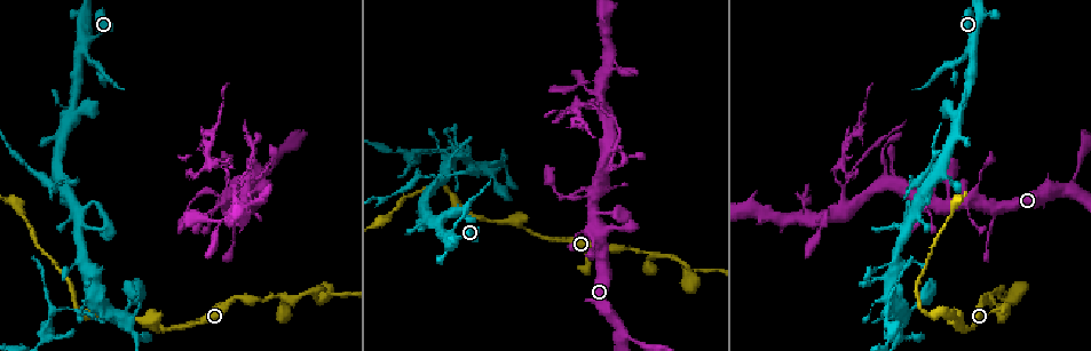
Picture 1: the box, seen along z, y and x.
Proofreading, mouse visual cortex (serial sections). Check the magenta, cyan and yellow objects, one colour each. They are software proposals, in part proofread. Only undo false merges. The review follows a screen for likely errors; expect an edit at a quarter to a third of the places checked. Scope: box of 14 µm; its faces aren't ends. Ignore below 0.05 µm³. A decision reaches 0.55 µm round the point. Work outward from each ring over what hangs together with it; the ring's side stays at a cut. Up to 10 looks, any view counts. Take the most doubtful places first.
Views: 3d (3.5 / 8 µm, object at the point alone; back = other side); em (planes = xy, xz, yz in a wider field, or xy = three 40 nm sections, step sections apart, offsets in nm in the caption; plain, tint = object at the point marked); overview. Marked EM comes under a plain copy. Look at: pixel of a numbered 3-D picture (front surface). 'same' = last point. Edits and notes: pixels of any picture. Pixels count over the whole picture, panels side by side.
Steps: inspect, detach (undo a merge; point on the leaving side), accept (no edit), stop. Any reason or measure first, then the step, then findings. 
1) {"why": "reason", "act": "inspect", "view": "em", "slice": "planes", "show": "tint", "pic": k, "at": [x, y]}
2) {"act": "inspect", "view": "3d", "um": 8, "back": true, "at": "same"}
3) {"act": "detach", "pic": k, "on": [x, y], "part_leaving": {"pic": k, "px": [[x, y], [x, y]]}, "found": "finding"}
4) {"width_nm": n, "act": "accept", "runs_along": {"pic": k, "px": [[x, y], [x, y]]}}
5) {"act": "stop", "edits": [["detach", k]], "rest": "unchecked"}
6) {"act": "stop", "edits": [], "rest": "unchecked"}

{"why": "a narrow waist", "act": "inspect", "view": "3d", "um": 3.5, "pic": 1, "at": [434, 189]}

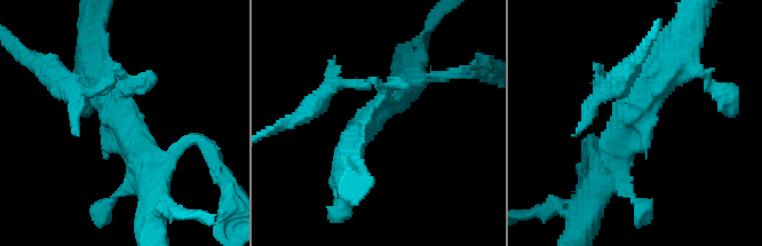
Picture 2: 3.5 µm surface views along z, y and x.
{"act": "inspect", "view": "em", "slice": "xy", "step": 5, "show": "tint", "pic": 2, "at": [112, 113]}

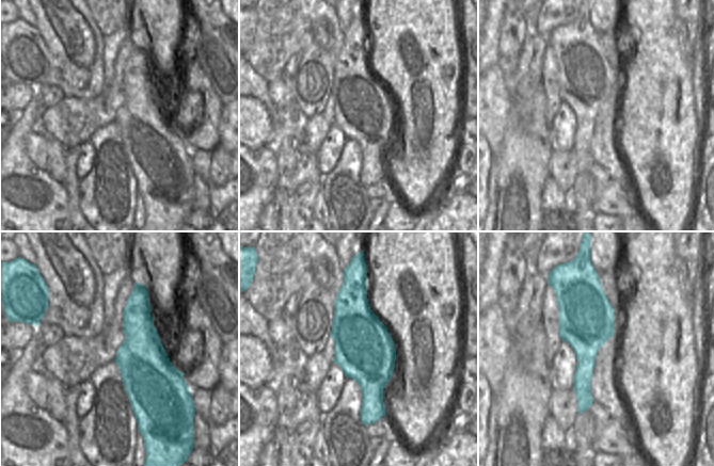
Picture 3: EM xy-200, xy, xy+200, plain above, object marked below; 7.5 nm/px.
{"why": "another direction", "act": "inspect", "view": "em", "slice": "xy", "step": 1, "show": "tint", "at": "same"}

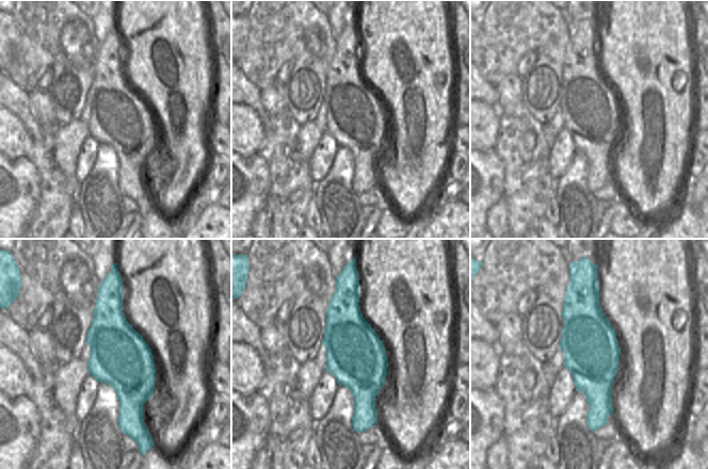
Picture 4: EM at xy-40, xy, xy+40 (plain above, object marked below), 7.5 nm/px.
{"width_nm": 460, "act": "detach", "pic": 2, "on": [339, 80], "part_leaving": {"pic": 2, "px": [[380, 98], [376, 84], [334, 84], [307, 110]]}, "found": "a second cell is stuck on"}

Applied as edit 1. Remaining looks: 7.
{"why": "calibre changes", "act": "inspect", "view": "3d", "um": 3.5, "pic": 1, "at": [78, 309]}

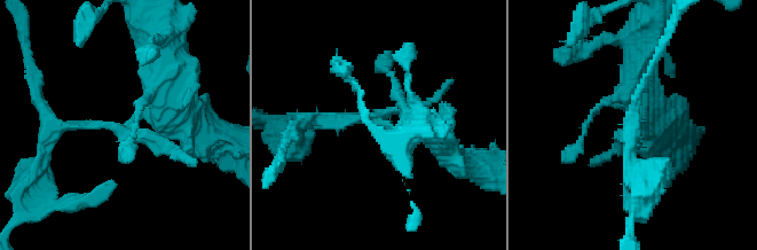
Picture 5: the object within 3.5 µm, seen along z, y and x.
{"act": "inspect", "view": "em", "slice": "xy", "step": 2, "show": "tint", "pic": 5, "at": [382, 121]}

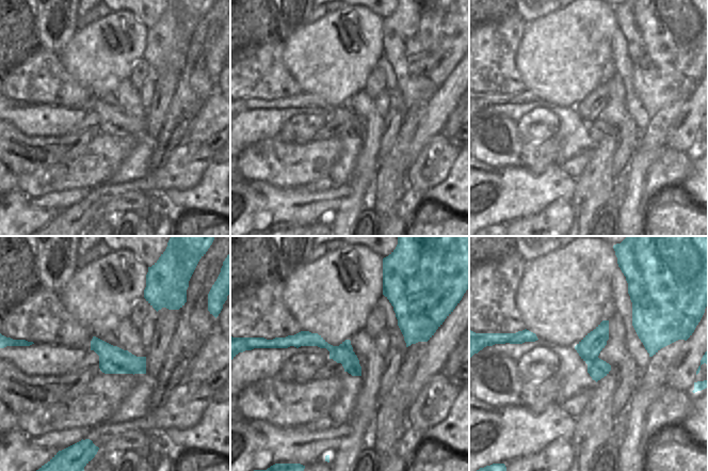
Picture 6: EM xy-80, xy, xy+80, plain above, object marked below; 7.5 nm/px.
{"act": "detach", "pic": 5, "on": [154, 147], "found": "two cells meet here"}

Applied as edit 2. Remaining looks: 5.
{"why": "sudden change in width", "act": "inspect", "view": "3d", "um": 3.5, "pic": 1, "at": [997, 293]}

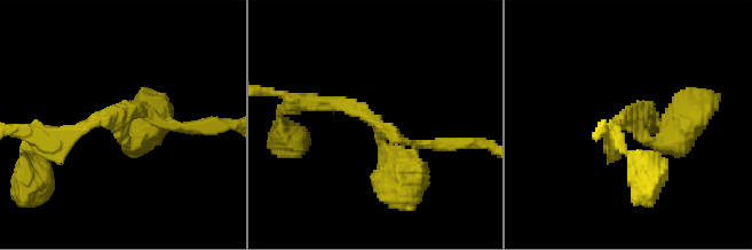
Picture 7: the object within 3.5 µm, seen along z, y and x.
{"arms": 3, "arm_widths_nm": [150, 200, 350], "act": "inspect", "view": "em", "slice": "xy", "step": 2, "show": "tint", "pic": 7, "at": [634, 120]}

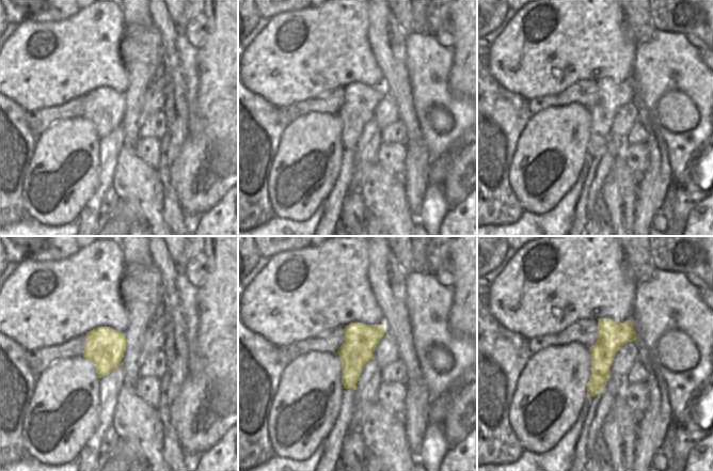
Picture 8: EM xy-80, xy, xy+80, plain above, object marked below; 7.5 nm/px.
{"act": "accept", "found": "continuous, no second cell"}

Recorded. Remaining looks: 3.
{"why": "calibre changes", "act": "inspect", "view": "3d", "um": 3.5, "pic": 1, "at": [963, 57]}

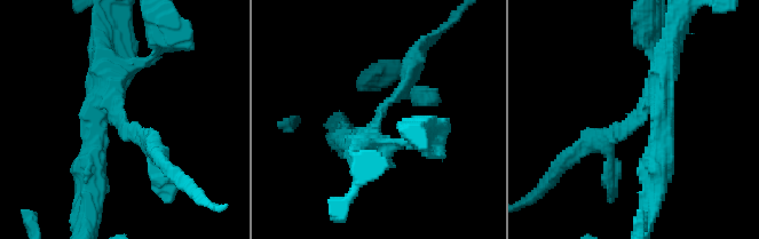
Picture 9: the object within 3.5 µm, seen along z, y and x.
{"arm_widths_nm": [200, 350], "why": "shape alone is not enough", "act": "inspect", "view": "em", "slice": "planes", "show": "tint", "pic": 9, "at": [379, 115]}

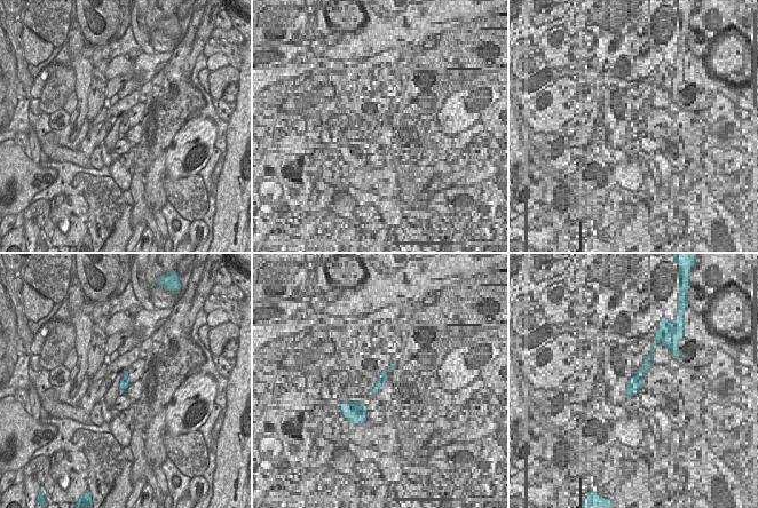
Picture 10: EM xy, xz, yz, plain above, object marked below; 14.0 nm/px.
{"why": "cut it another way", "act": "inspect", "view": "em", "slice": "xy", "step": 1, "show": "tint", "at": "same"}

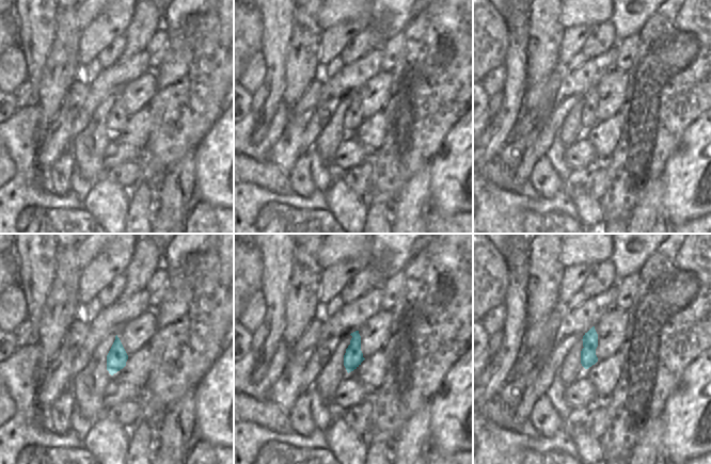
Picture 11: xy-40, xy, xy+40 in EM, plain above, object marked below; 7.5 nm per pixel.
{"act": "detach", "pic": 9, "on": [402, 90], "border": {"pic": 11, "px": [[594, 329], [589, 341], [584, 347]]}, "found": "two cells meet here"}

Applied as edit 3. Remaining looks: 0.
{"act": "stop", "edits": [["detach", 2], ["detach", 5], ["detach", 9]], "rest": "unchecked"}

